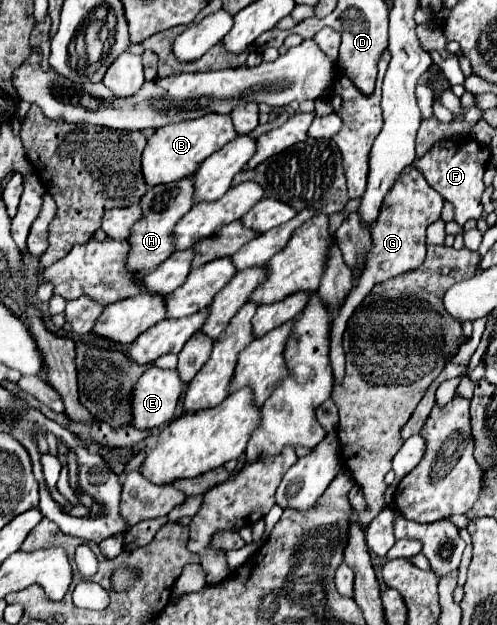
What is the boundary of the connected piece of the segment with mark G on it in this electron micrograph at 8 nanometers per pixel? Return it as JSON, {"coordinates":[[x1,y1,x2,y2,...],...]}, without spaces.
{"coordinates":[[408,167,400,173,400,177,394,181,392,189,384,197,380,217,376,221,376,227,372,227,372,249,366,257,366,269,362,277,354,283,352,291,344,299,338,317,332,325,332,345,330,345,330,363,335,382,339,382,344,376,345,353,342,351,342,333,346,329,348,317,354,313,354,309,362,303,362,299,370,293,370,289,386,279,392,279,396,275,402,275,406,271,412,271,424,263,426,257,426,227,440,219,444,199,424,181,422,173,414,167]]}

